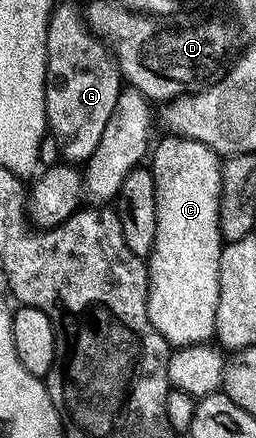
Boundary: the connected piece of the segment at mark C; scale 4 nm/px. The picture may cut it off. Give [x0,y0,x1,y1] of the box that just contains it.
[147,136,223,347]

